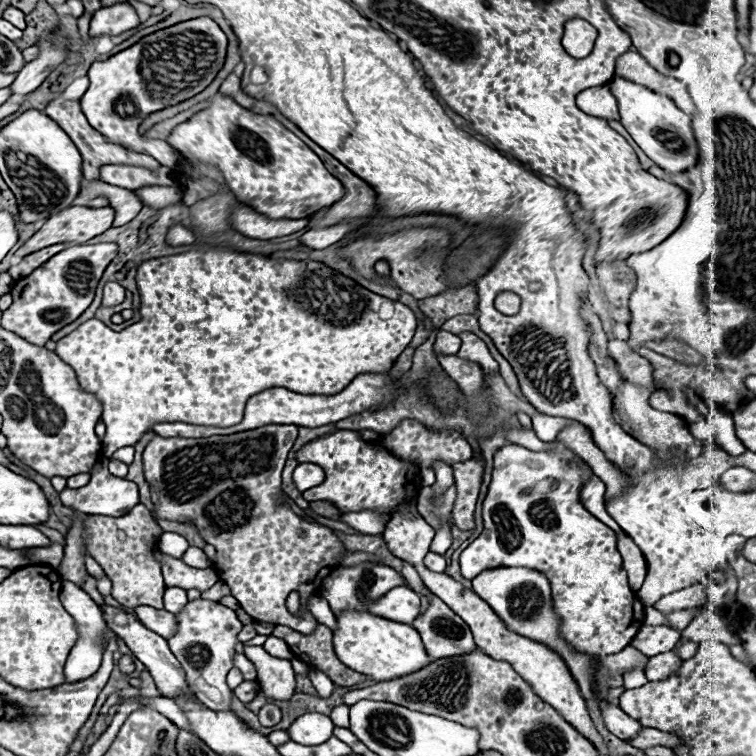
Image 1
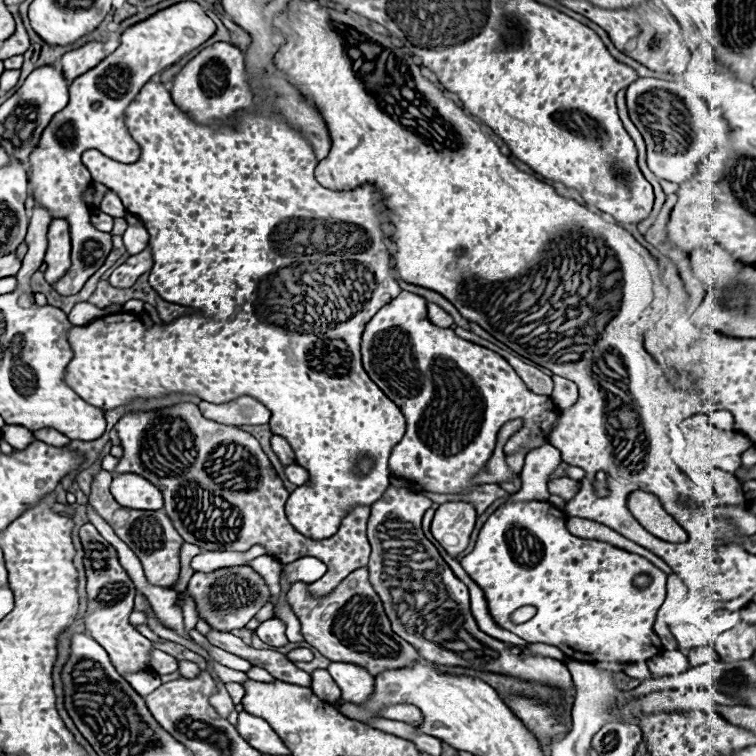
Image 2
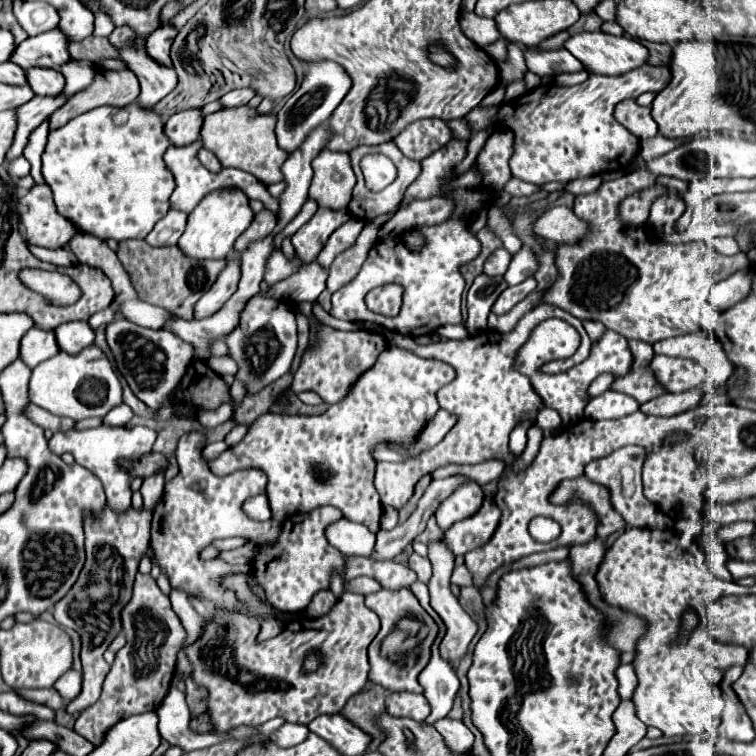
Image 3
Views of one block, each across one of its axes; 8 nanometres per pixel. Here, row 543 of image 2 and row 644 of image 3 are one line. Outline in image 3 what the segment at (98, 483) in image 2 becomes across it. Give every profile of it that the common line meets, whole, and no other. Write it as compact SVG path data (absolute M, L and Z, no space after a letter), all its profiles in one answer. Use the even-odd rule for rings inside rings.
M136 574L132 598L122 608L120 620L126 644L116 652L112 670L104 680L100 700L82 710L74 724L74 732L84 736L94 746L102 742L106 730L112 728L116 722L158 708L170 688L170 680L176 668L176 656L186 640L186 630L180 618L174 614L170 598L158 588L152 574Z

